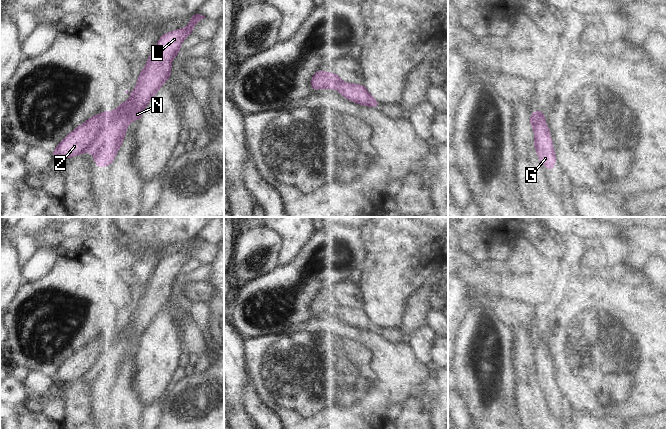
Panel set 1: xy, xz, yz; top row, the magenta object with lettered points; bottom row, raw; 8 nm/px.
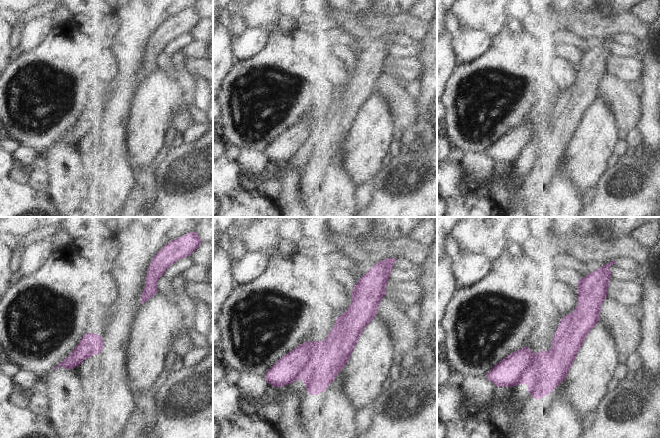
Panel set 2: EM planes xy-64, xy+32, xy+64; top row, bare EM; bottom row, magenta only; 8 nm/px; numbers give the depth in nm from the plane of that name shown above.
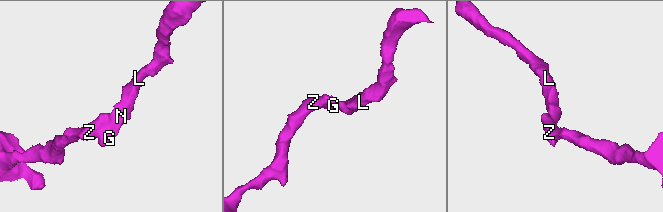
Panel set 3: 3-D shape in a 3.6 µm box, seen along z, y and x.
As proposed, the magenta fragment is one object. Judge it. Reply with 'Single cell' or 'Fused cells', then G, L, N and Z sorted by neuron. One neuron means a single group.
Fused cells. Groups: G L N / Z

